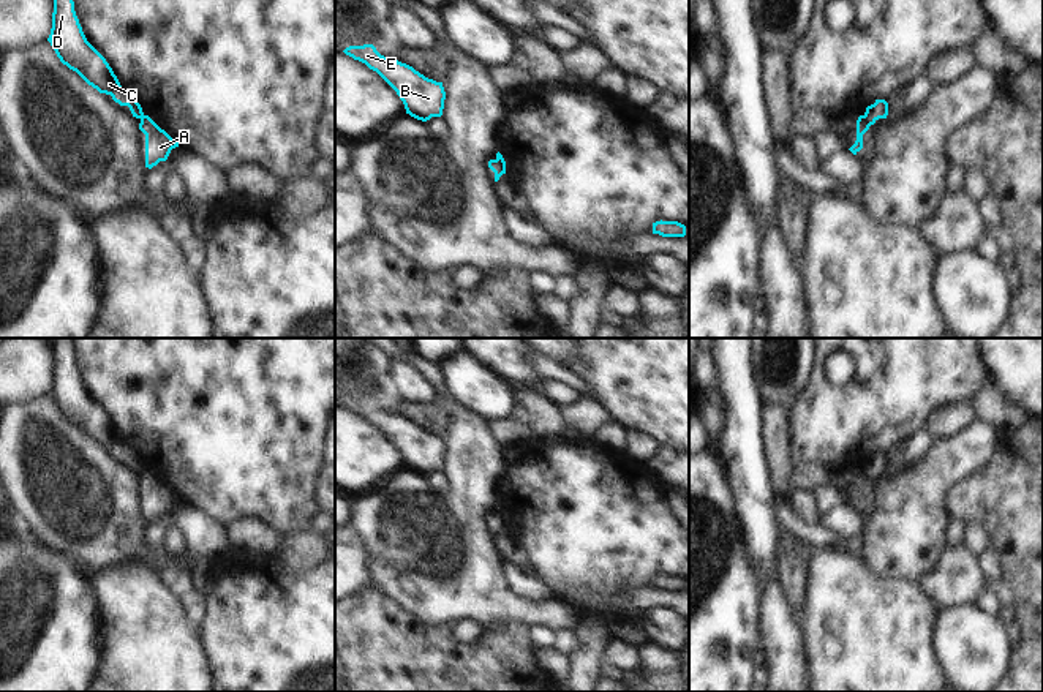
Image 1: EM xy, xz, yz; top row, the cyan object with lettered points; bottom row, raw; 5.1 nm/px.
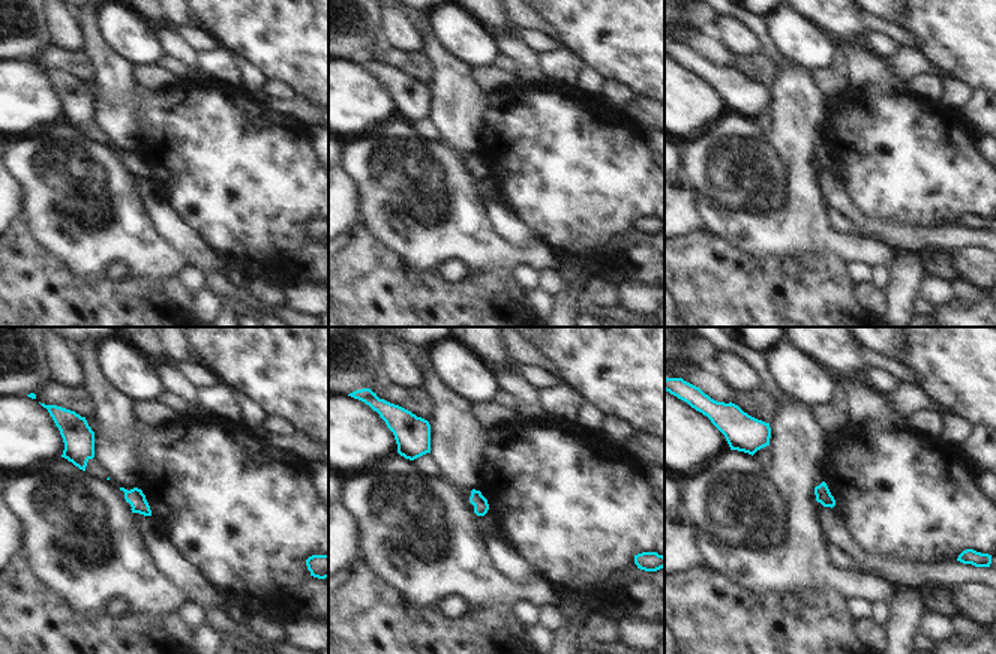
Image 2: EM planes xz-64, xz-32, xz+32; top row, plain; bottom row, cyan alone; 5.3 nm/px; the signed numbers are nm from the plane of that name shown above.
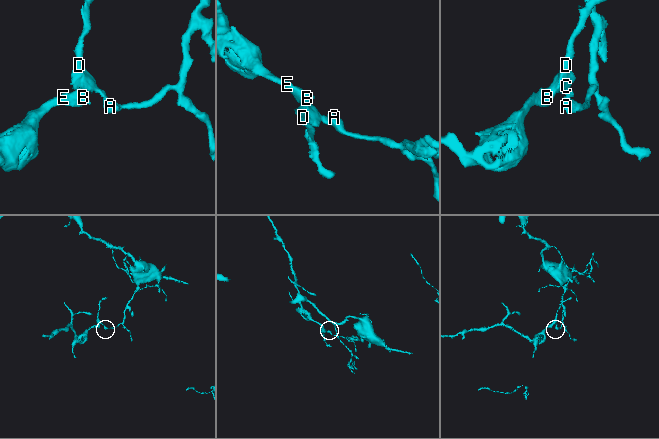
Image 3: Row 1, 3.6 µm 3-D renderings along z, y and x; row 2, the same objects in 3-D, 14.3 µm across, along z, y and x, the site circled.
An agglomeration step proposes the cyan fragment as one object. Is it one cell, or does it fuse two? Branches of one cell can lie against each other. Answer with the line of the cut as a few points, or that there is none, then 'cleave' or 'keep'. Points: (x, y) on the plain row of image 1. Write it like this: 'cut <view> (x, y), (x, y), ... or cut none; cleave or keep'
cut yz (863, 470), (869, 479); cleave

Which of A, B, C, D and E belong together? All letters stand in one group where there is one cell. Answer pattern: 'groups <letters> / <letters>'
groups A / B C D E

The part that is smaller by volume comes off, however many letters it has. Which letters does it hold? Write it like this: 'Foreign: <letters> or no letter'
Foreign: B, C, D, E

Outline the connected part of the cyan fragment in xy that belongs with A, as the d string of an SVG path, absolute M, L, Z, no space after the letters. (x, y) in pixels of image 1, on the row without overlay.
M144 469L139 483L145 488L145 521L152 523L160 515L166 515L171 504L179 501L164 483L161 483L149 469Z

